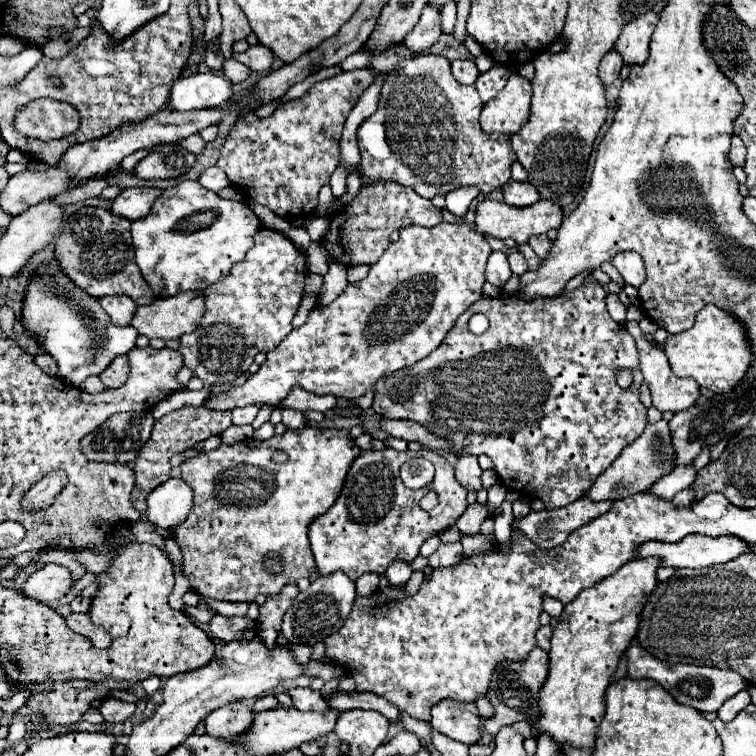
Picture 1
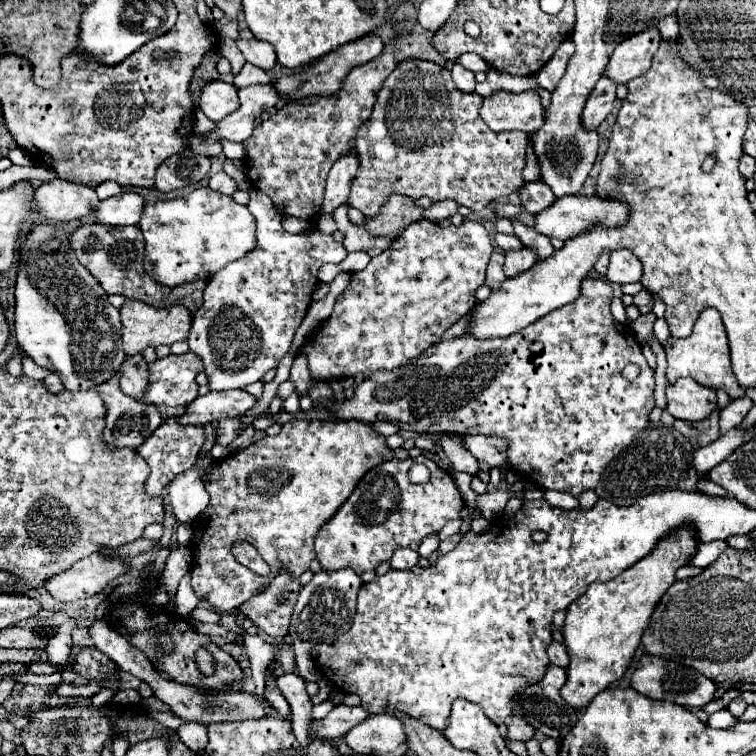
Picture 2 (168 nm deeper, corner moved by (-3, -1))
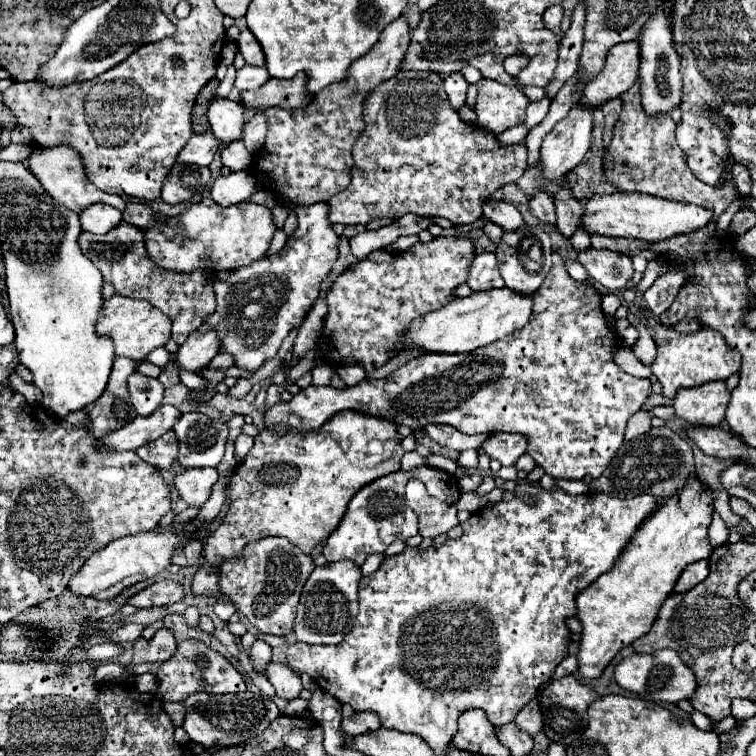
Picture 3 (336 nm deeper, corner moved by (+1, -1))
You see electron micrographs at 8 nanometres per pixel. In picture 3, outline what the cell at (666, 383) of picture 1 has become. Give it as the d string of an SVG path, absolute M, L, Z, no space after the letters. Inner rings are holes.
M723 381L705 383L691 389L679 389L673 399L677 417L685 419L689 425L707 427L717 427L725 419L727 403L729 391Z

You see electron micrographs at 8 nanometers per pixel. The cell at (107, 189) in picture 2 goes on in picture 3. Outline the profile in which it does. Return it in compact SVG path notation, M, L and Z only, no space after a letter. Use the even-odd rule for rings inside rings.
M207 197L203 201L189 203L183 215L167 217L167 221L157 221L153 215L155 211L149 203L127 201L122 219L143 231L147 255L155 265L179 273L191 273L195 269L209 267L213 267L213 271L229 271L249 265L251 261L267 253L275 231L271 211L263 205L255 205L249 201L231 207L221 207L215 205L211 197Z

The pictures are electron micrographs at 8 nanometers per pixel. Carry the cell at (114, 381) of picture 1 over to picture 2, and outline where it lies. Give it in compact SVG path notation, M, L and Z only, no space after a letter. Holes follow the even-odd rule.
M141 355L135 357L127 357L121 369L123 377L121 377L121 389L123 393L127 393L129 397L143 401L145 389L149 385L149 371L147 371L147 363Z

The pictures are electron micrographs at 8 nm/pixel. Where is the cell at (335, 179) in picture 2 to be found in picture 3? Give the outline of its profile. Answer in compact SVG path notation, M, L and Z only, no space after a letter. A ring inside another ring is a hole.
M327 201L305 207L295 233L277 255L259 257L255 263L231 271L225 281L217 279L213 283L217 309L203 319L203 325L217 333L221 351L229 353L235 359L235 367L241 371L255 373L265 361L273 359L281 341L303 321L319 297L321 281L329 275L339 257L339 235L331 229L327 215Z

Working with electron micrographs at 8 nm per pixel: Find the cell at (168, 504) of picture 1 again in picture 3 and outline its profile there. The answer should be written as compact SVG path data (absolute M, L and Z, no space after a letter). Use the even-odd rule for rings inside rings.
M199 467L199 469L185 469L183 473L179 473L173 485L179 497L189 507L203 507L217 479L219 479L219 473L215 467Z

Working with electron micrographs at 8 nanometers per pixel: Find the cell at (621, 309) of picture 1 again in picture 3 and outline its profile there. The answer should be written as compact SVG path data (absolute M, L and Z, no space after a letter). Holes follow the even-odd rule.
M615 293L603 295L603 313L607 313L607 317L613 317L619 305L621 305L621 299Z

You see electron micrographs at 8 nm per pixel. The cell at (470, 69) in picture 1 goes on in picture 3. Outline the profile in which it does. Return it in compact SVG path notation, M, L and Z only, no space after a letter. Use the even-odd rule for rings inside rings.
M451 73L445 79L445 91L449 95L449 101L455 109L459 109L465 103L465 95L467 95L467 81L461 73Z

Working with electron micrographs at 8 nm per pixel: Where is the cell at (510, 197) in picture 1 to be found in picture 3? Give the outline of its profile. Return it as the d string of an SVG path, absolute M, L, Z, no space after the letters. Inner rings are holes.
M537 189L531 197L529 197L529 209L531 213L541 219L543 223L555 225L555 207L553 207L553 199L547 191Z

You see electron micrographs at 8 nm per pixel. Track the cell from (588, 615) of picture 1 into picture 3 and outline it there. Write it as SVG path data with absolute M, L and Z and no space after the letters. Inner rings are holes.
M689 479L683 491L675 497L661 499L657 511L649 515L637 533L631 537L625 553L617 559L611 573L595 579L587 589L583 589L577 599L577 619L581 623L579 641L579 675L583 679L599 679L613 657L635 639L643 637L681 571L699 559L711 555L711 545L707 537L707 527L713 513L713 495L697 479Z

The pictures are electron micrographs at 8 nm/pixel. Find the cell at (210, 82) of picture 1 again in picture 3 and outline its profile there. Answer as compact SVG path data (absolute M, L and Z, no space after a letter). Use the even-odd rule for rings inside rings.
M213 97L209 103L209 125L217 139L239 141L243 137L243 107L227 97Z

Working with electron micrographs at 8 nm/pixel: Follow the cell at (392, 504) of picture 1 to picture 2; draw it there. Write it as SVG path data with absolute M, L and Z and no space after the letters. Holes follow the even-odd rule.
M429 457L417 459L391 459L371 469L341 505L341 509L321 527L315 537L315 553L323 569L353 569L357 575L375 569L381 561L391 559L397 549L417 549L421 539L429 533L437 533L449 519L457 519L465 501L453 481ZM413 461L421 461L429 467L431 479L423 485L409 483L409 467Z

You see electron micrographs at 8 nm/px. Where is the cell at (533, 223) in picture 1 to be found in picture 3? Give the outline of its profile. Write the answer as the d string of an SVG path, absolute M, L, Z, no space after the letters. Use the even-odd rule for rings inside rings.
M605 193L593 195L583 205L581 225L589 235L607 235L607 237L635 237L643 241L663 241L679 233L691 233L705 227L711 221L713 213L695 205L681 205L647 193Z

